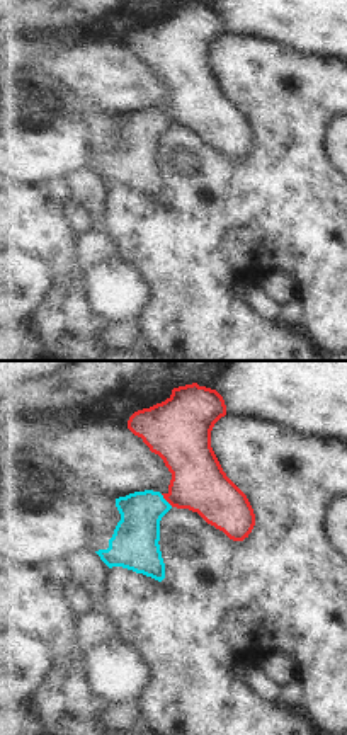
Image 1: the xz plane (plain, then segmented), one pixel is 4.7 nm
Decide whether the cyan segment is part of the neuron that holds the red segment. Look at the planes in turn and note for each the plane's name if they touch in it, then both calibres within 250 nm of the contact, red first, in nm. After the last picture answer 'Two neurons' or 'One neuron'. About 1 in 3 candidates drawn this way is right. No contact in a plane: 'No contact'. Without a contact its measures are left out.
Touches red in xz. Thickness 260 nm (red) against 220 nm.

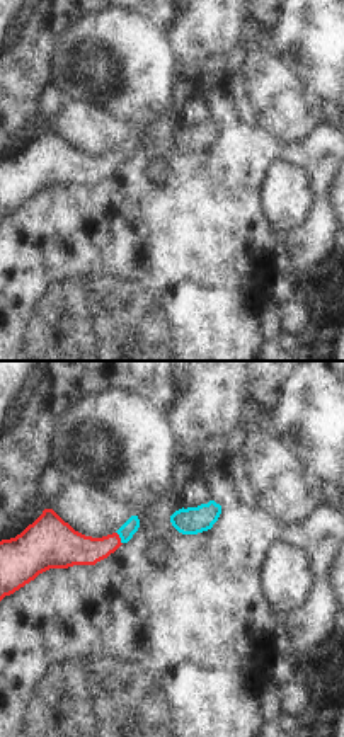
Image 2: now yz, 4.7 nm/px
Touches red in yz. Thickness 170 nm (red) against 70 nm.

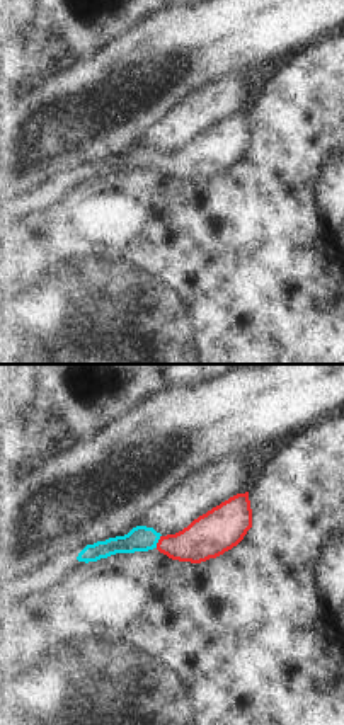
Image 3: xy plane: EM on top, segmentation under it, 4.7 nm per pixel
Touches red in xy. Thickness 200 nm (red) against 120 nm.

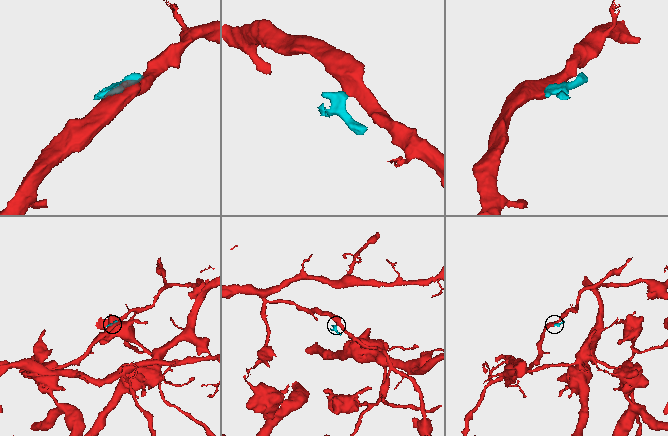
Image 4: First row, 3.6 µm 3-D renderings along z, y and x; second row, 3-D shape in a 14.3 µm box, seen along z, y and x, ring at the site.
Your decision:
One neuron.

